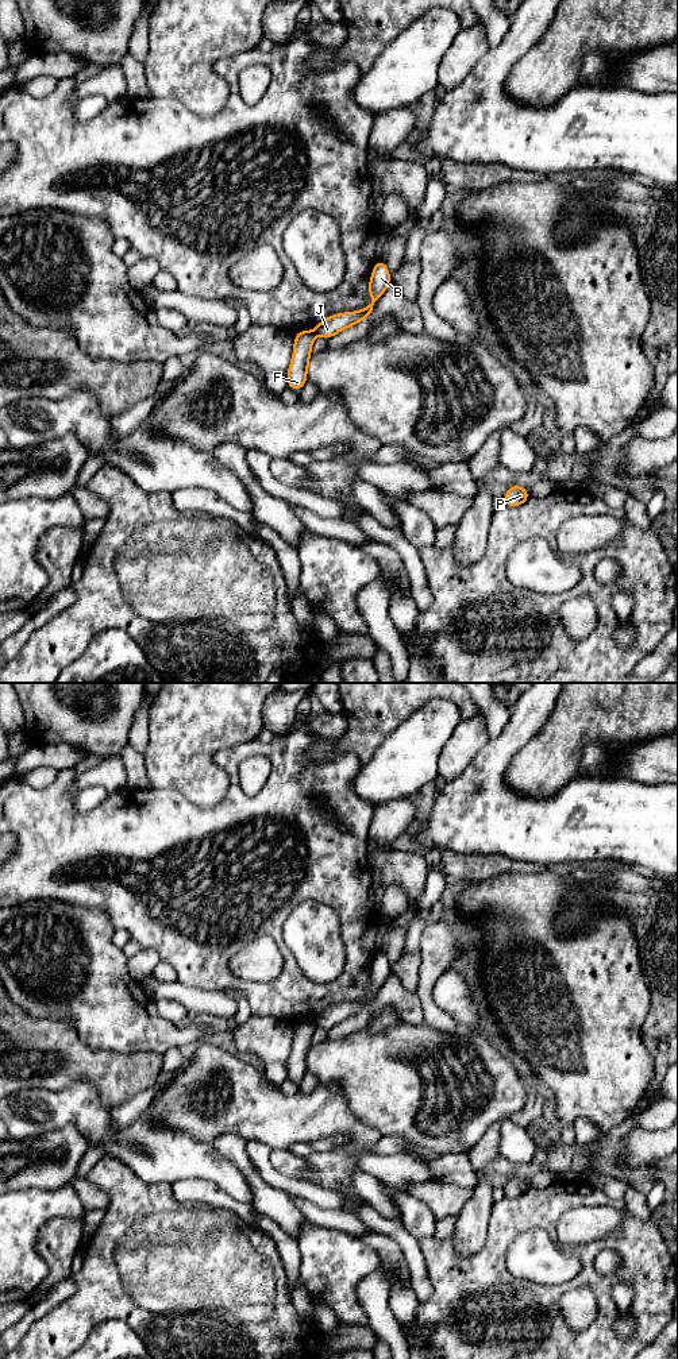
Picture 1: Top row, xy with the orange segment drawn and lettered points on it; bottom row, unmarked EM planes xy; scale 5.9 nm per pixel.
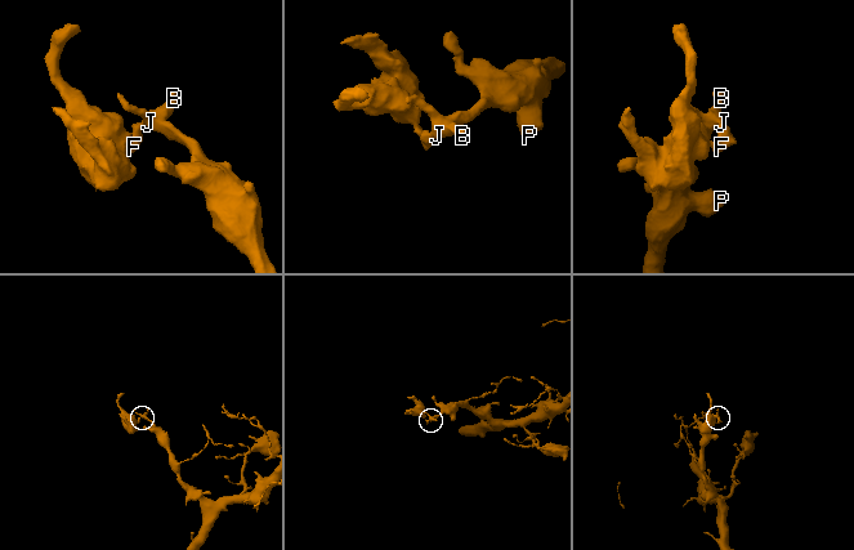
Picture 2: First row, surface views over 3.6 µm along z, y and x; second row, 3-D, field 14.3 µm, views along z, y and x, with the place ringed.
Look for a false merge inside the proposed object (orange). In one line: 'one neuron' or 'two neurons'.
two neurons

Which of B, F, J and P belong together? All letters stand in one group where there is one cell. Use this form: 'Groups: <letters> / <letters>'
Groups: B J P / F

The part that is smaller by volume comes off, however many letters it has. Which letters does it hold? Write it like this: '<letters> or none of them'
F

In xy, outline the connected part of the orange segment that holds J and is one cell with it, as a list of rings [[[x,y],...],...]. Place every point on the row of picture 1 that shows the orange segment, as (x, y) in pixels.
[[[378,259],[373,266],[371,278],[366,286],[366,290],[374,301],[369,302],[367,306],[361,310],[336,313],[325,317],[315,327],[313,331],[316,335],[330,339],[346,328],[366,320],[374,312],[378,304],[377,301],[382,297],[390,283],[390,270],[382,259]]]

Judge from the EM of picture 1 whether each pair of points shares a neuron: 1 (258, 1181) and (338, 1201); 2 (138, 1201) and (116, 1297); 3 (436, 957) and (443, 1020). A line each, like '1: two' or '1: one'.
1: two
2: one
3: one

